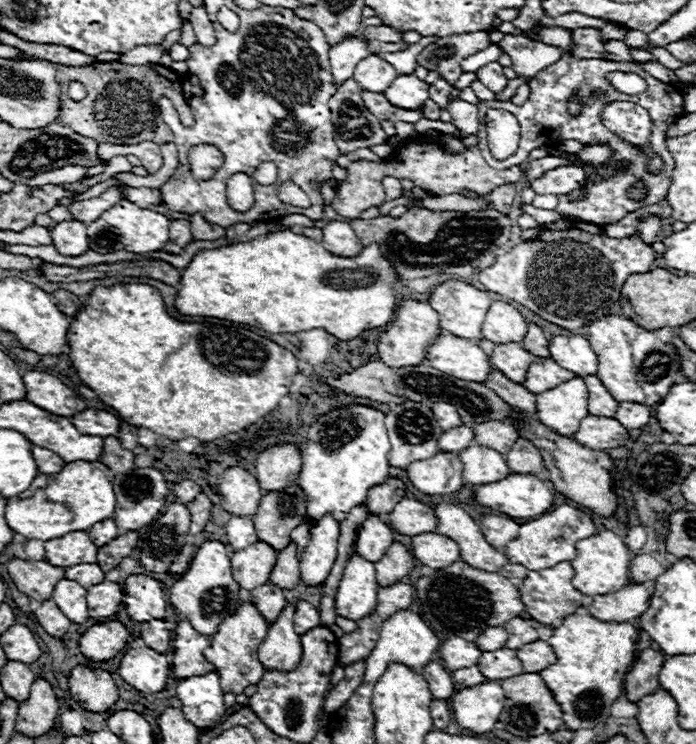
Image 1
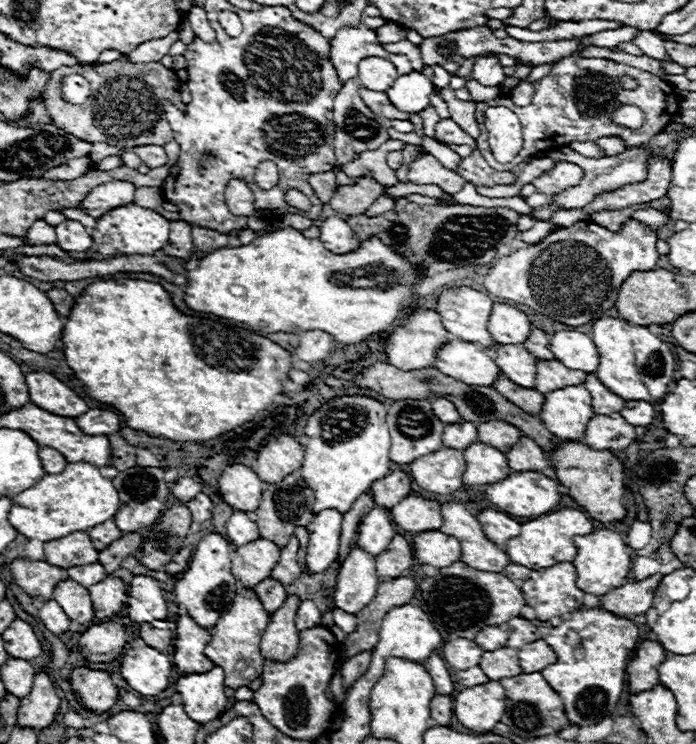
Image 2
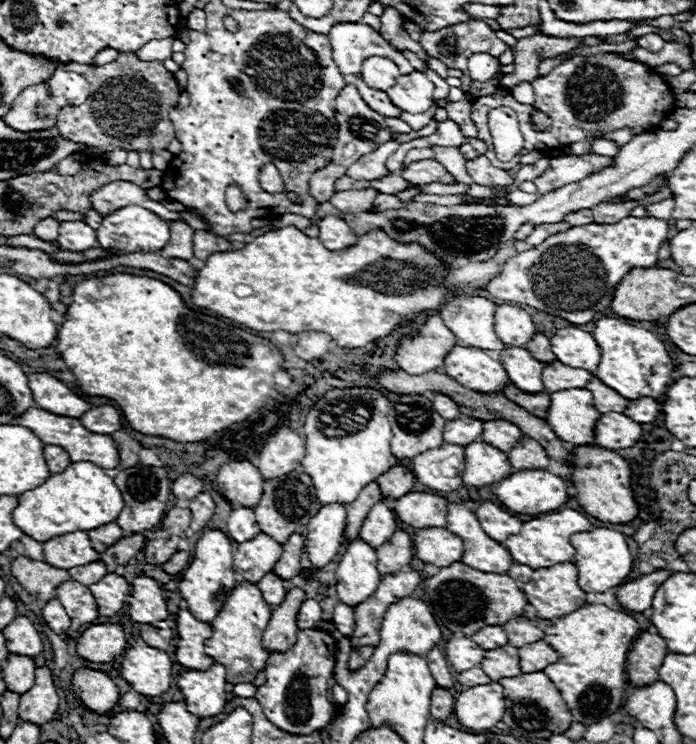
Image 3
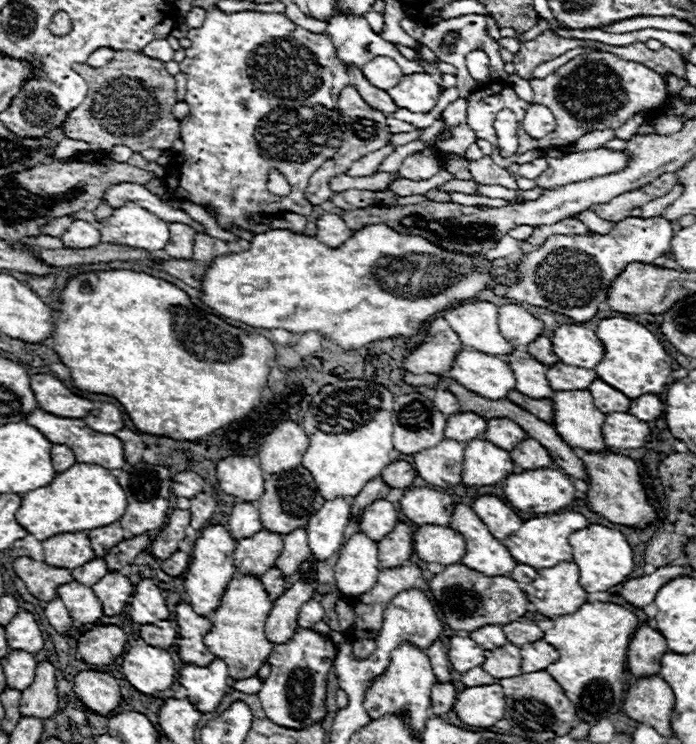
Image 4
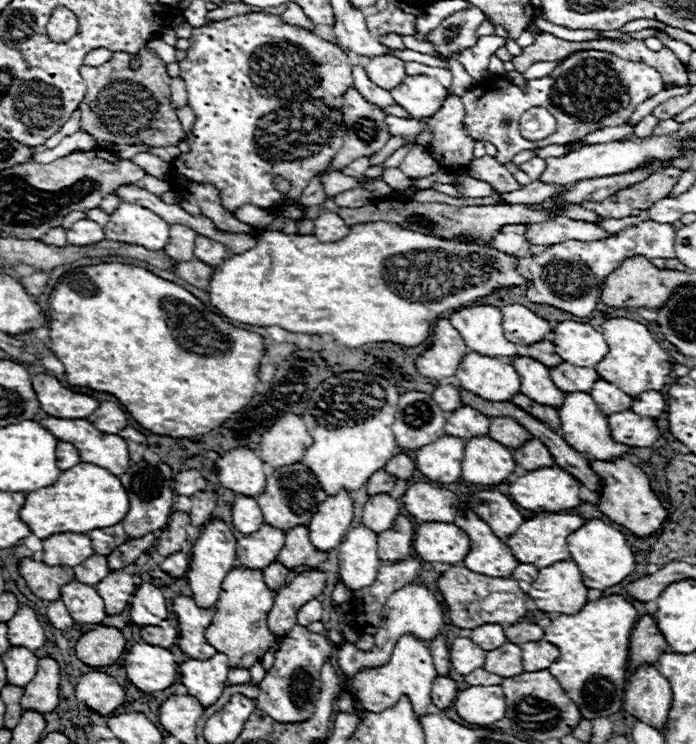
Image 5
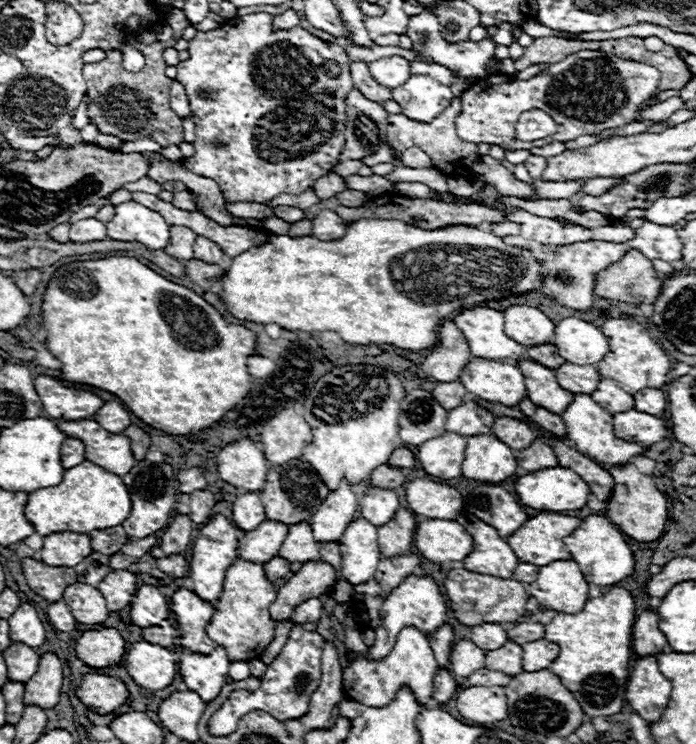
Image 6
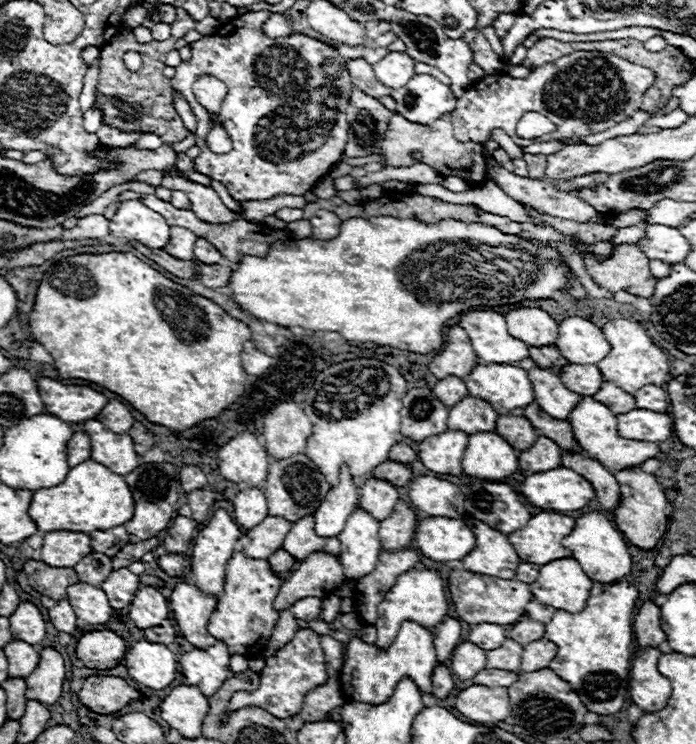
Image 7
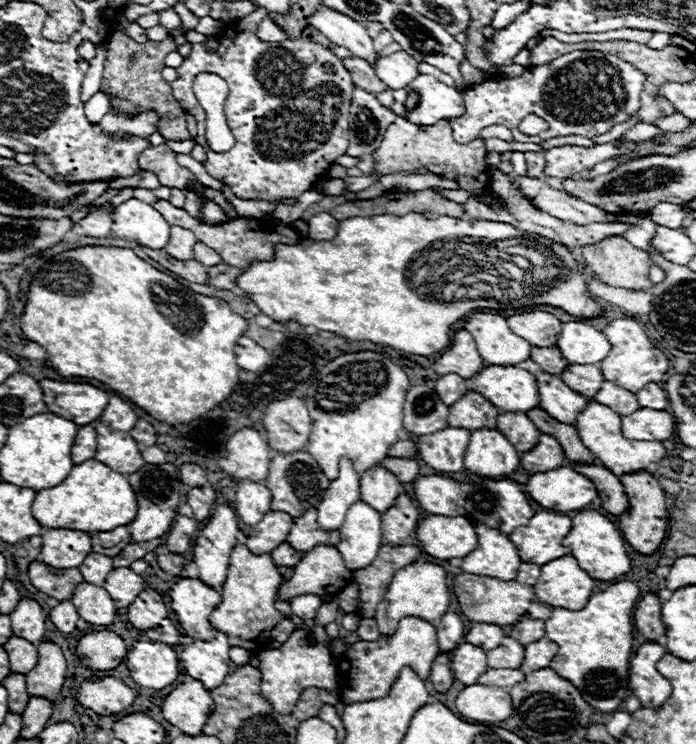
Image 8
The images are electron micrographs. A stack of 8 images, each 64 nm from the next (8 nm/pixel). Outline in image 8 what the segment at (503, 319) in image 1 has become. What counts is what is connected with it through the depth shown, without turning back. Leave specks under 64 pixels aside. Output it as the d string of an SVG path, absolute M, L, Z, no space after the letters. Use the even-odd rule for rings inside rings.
M540 310L510 316L508 324L512 332L524 336L532 346L554 346L562 330L562 322L556 316Z

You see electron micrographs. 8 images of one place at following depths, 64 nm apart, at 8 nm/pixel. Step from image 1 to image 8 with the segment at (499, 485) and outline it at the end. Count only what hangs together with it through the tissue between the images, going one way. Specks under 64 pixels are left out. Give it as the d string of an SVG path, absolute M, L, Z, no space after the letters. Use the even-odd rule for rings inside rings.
M570 466L532 474L526 484L526 490L528 496L540 506L556 512L582 510L598 498L594 482L584 474L572 470Z

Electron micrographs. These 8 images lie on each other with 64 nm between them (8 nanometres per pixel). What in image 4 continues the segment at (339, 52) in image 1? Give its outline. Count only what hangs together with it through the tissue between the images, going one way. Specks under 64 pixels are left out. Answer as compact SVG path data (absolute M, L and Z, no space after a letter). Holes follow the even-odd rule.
M336 10L336 14L330 20L328 34L336 52L340 52L340 58L346 64L356 64L360 68L376 56L392 56L400 64L404 75L424 72L420 62L406 60L396 50L396 46L386 42L380 34L372 32L364 16L352 16Z

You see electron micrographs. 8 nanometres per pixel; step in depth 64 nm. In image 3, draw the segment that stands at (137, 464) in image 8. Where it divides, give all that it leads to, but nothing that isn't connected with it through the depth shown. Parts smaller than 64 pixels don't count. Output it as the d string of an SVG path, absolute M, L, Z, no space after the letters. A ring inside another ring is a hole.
M30 408L20 418L16 418L14 424L24 424L26 428L32 428L32 432L36 432L40 436L40 440L44 440L44 444L60 444L62 448L68 448L72 462L86 460L86 462L92 462L96 466L102 466L104 470L120 466L120 454L118 454L118 448L116 448L116 442L112 440L112 436L88 432L78 418L56 416L56 414L50 414L46 410L40 410L40 408Z

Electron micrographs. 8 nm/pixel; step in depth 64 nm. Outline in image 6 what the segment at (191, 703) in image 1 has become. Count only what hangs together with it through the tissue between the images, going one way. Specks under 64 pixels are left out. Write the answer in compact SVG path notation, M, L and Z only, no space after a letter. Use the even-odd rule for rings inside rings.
M216 646L210 654L196 654L196 652L182 654L178 666L184 684L190 690L198 692L204 702L214 700L220 688L228 682L230 660L222 646Z

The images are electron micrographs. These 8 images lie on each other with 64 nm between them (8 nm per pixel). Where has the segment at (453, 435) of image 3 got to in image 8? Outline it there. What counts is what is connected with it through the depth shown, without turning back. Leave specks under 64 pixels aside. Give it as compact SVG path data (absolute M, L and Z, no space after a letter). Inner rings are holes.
M470 390L456 404L450 406L448 424L474 432L480 428L496 428L498 416L500 412L490 400L484 400L484 396Z

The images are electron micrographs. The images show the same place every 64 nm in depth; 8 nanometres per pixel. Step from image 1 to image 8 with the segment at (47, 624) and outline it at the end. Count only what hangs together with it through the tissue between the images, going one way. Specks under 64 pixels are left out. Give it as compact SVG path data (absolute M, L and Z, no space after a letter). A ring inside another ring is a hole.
M64 600L60 602L58 606L54 606L50 610L50 622L62 632L62 634L72 634L76 630L76 622L78 622L78 612L76 612L76 606L70 602L70 600Z

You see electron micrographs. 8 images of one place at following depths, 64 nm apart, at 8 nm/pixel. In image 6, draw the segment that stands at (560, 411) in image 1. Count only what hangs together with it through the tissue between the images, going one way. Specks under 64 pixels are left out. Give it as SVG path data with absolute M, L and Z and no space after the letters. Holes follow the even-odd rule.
M576 394L576 400L562 414L562 420L568 428L568 440L572 444L576 444L578 452L588 454L588 458L596 460L598 464L622 466L622 464L628 464L630 458L642 456L646 450L650 450L650 446L646 446L646 444L636 444L636 442L626 442L626 440L616 438L612 414L606 408L602 408L598 402L594 402L592 396L588 396L588 394Z

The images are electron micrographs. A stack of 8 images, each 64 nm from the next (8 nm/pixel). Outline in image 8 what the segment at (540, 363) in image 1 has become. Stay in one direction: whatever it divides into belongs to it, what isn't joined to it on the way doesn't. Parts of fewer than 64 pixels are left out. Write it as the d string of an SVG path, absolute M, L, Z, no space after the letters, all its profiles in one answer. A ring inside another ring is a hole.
M570 364L562 376L560 376L574 392L580 392L582 396L588 396L588 398L594 398L596 392L602 388L602 382L604 382L604 376L602 376L602 370L594 364Z

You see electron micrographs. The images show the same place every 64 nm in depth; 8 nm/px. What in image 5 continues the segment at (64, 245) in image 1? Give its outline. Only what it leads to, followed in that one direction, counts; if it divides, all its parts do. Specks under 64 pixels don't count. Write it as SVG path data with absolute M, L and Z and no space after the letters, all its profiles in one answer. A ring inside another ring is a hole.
M84 218L84 220L78 220L76 224L70 226L66 240L68 240L68 244L76 244L76 246L94 244L94 242L104 240L104 230L100 224Z

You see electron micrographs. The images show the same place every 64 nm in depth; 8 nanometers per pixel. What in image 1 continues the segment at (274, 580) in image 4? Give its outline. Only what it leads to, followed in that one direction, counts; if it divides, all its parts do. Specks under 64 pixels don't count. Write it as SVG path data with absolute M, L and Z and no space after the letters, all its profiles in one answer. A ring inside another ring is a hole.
M264 584L262 588L254 588L252 590L252 602L260 608L262 616L266 616L266 620L270 624L278 618L280 610L286 606L284 592L276 584Z

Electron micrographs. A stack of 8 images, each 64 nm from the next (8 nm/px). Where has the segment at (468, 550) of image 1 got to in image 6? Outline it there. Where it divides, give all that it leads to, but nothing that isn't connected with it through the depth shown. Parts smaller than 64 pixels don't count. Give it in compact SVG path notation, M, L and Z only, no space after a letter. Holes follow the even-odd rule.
M462 512L456 520L474 538L474 550L466 556L464 568L496 578L512 578L520 560L512 552L508 542L498 536L492 526L478 520L470 512Z

